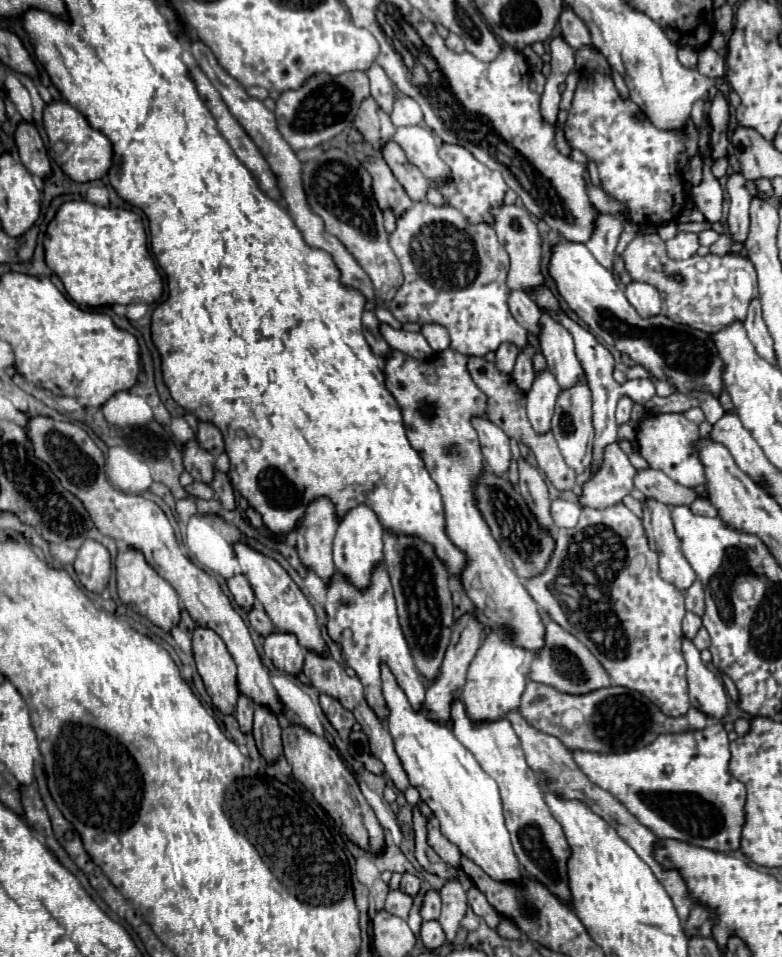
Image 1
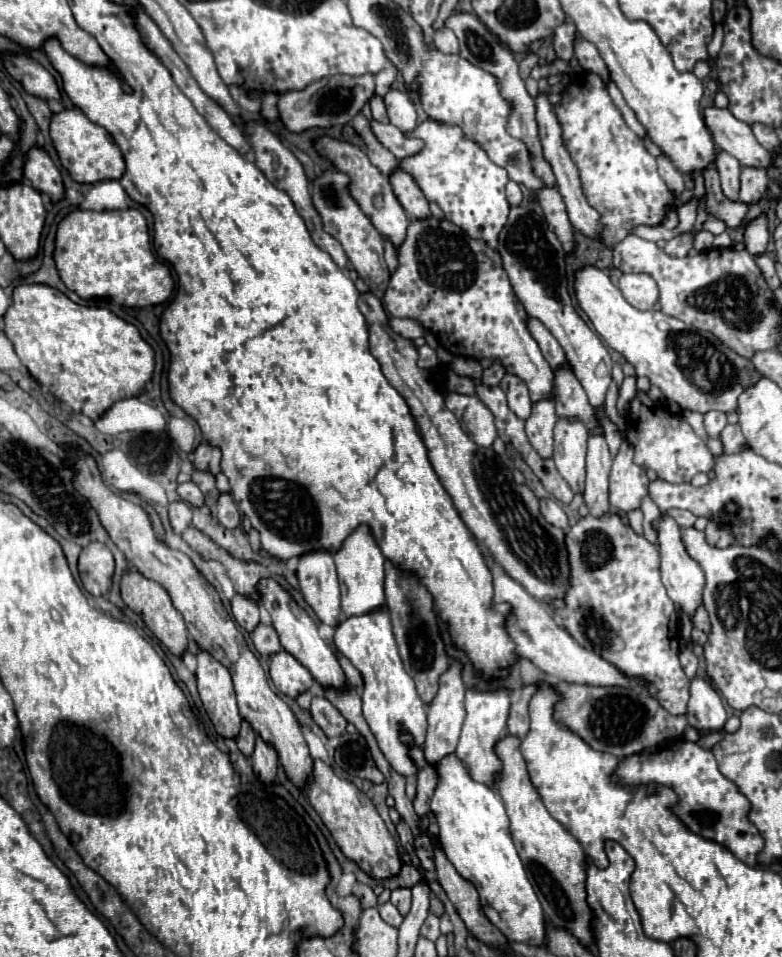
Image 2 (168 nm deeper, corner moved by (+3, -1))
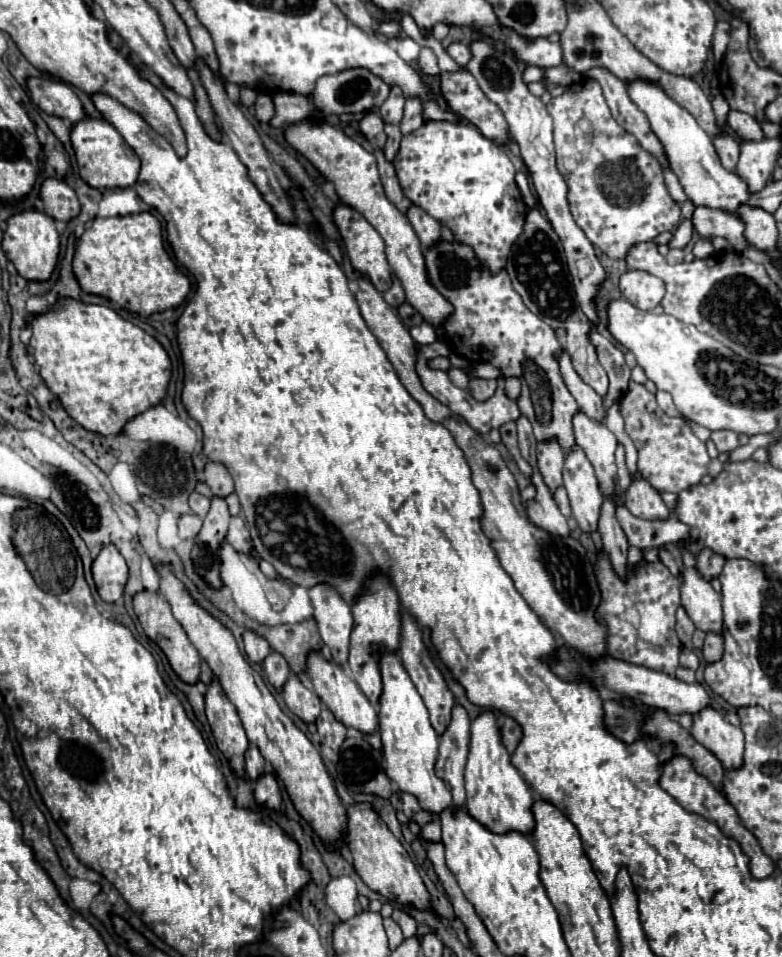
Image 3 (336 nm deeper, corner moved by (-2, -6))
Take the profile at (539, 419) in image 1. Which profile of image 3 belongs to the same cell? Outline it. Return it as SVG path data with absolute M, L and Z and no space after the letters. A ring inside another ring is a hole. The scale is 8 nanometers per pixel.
M556 440L538 444L536 448L536 460L538 460L538 470L546 482L546 486L550 486L550 492L554 492L558 486L562 486L562 468L564 468L564 452L558 446Z

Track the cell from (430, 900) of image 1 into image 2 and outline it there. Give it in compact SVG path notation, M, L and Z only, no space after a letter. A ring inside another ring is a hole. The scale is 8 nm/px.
M429 913L429 917L425 919L425 925L421 927L421 935L431 939L431 941L435 941L441 935L441 931L439 931L439 917L435 913Z

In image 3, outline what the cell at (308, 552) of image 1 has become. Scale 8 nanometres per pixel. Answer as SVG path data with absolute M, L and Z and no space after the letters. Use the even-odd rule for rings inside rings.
M324 584L310 588L310 598L320 638L330 648L332 660L344 666L348 662L350 632L354 628L352 610L334 588Z

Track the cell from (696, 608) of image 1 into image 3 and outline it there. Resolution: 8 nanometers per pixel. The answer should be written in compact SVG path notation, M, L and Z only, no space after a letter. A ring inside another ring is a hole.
M708 632L708 634L706 634L706 640L704 640L704 646L702 646L702 654L704 654L706 662L708 662L708 664L710 664L710 662L718 662L718 658L722 658L722 650L724 650L722 636Z

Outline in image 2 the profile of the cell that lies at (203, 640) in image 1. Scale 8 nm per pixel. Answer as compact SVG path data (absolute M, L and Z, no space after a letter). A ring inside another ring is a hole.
M197 653L197 687L203 707L223 737L237 737L241 715L235 701L233 681L229 669L221 665L211 653Z

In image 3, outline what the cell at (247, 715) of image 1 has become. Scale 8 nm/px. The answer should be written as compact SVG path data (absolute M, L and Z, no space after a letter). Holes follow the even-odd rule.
M250 746L246 752L246 772L250 782L256 782L266 772L266 760L256 746Z

